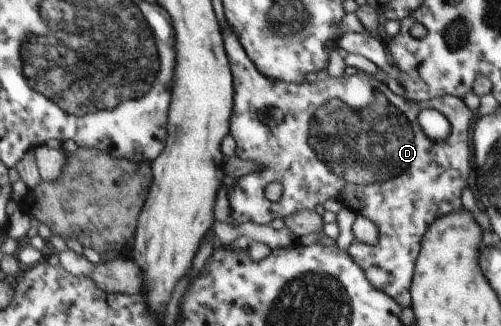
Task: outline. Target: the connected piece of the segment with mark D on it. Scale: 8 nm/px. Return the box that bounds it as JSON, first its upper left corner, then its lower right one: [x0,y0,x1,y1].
[223,30,474,308]

